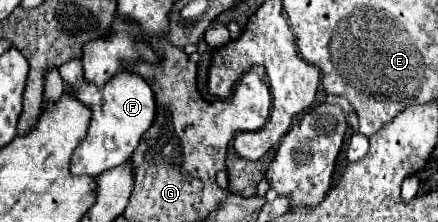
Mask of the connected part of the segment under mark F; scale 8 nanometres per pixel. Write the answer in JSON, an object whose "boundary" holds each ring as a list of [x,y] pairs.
{"boundary":[[[79,59],[61,65],[59,73],[63,81],[69,83],[69,91],[73,91],[77,99],[93,109],[87,137],[73,153],[71,171],[75,175],[101,175],[103,171],[125,163],[139,145],[145,131],[153,125],[157,103],[153,103],[153,89],[149,83],[145,83],[145,79],[135,73],[119,73],[103,89],[97,89],[95,85],[85,83]]]}

